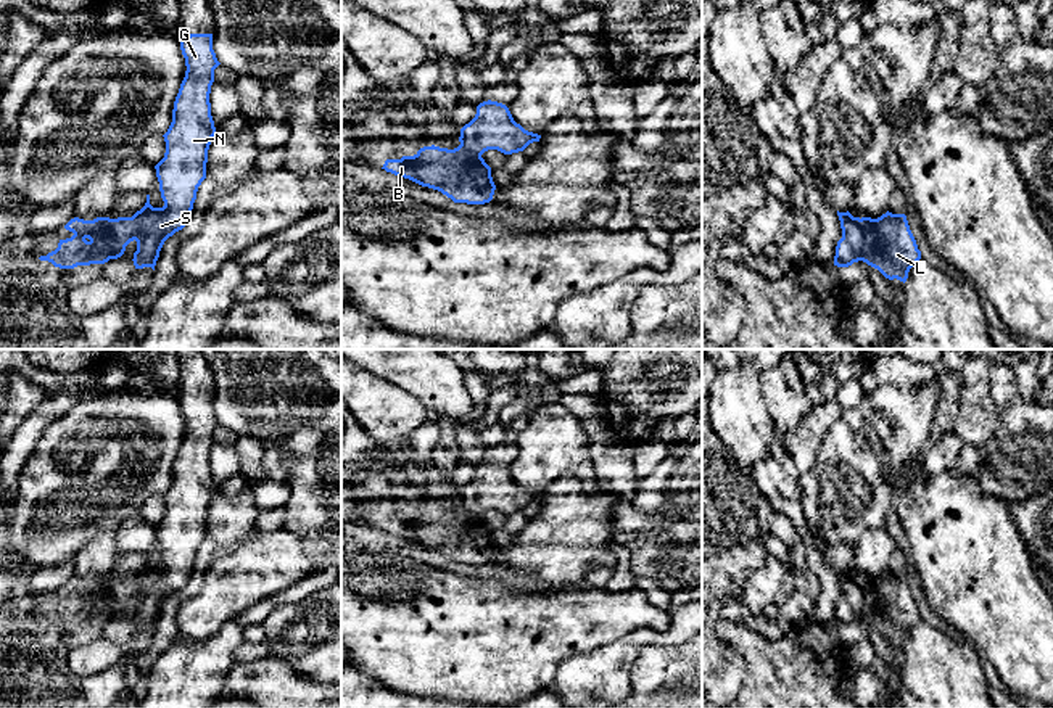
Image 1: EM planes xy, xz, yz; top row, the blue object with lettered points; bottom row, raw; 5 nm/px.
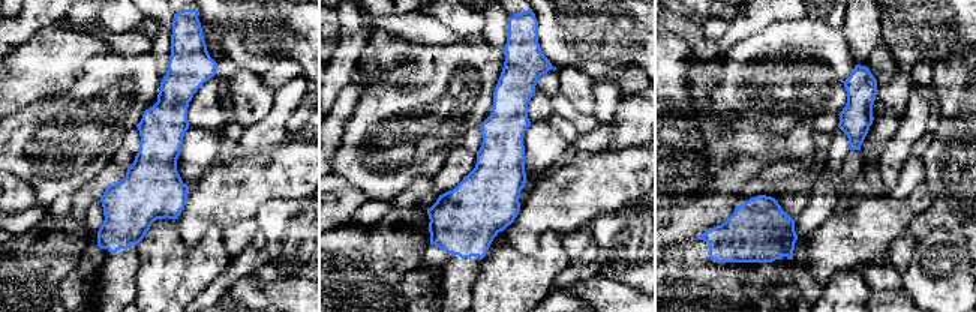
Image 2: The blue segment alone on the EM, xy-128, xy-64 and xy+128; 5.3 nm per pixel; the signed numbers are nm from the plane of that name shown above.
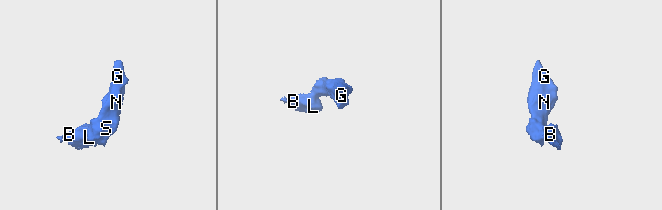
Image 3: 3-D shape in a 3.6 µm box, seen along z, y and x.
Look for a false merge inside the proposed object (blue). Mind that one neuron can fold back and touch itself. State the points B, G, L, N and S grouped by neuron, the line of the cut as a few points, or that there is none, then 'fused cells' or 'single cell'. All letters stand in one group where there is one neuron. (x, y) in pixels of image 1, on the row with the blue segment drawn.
groups B L / G N S; cut yz (860, 219), (862, 259); fused cells

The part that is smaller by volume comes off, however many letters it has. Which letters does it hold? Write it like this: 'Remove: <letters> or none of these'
Remove: B, L

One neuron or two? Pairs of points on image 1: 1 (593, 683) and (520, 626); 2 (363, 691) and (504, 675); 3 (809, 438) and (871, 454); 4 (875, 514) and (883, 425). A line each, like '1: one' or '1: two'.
1: two
2: two
3: two
4: one

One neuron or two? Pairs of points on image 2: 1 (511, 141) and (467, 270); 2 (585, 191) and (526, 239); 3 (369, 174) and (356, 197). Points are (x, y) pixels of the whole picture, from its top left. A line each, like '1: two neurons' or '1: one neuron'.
1: one neuron
2: one neuron
3: two neurons

